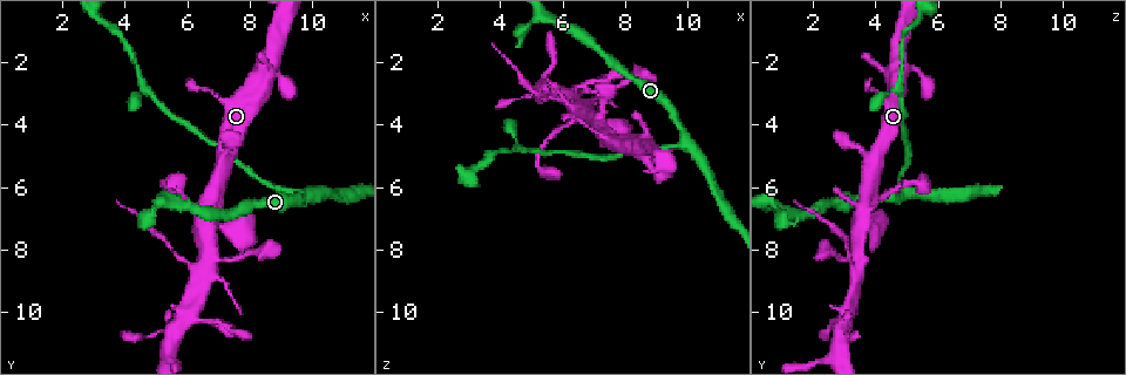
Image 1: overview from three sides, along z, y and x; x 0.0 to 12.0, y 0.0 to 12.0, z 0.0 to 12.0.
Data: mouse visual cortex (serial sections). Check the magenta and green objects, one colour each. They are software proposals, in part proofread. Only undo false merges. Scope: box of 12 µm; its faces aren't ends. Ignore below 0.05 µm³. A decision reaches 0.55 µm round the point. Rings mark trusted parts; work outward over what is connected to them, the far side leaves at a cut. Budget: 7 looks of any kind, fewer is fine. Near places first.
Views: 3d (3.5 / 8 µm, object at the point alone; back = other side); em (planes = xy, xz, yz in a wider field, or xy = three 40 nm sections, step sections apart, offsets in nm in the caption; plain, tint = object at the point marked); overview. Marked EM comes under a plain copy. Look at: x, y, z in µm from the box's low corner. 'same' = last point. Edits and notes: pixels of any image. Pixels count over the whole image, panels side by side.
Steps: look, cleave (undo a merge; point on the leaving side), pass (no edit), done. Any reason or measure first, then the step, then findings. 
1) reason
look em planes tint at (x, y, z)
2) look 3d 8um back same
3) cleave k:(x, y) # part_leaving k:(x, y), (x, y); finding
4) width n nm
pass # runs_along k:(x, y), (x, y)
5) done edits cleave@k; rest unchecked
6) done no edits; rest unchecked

arms part here
look 3d 8um at (9.9, 6.2, 4.5)

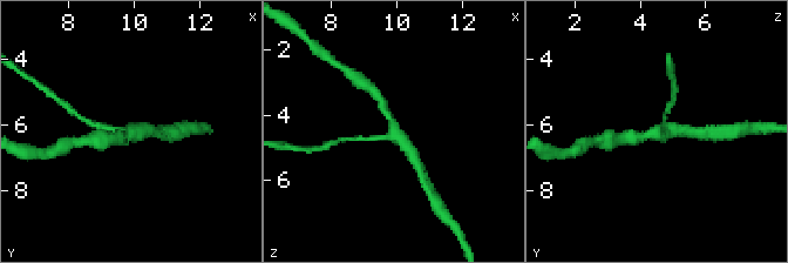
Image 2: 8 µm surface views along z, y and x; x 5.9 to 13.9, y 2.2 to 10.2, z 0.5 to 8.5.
arms 3; arm_widths 150, 250, 400 nm
look em xy step 1 tint at (9.9, 6.2, 4.5)

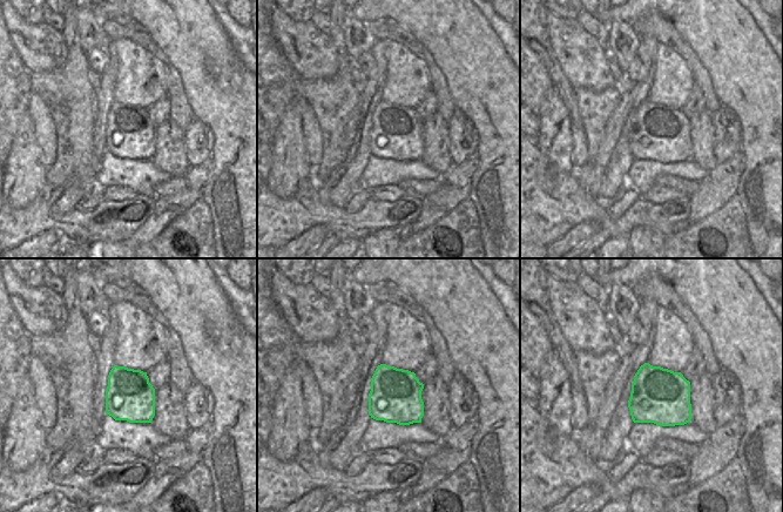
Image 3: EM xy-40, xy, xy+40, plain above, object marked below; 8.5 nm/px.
pass # all the same cell

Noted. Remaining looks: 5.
arms part here
look 3d 3.5um at (8.9, 1.3, 4.9)

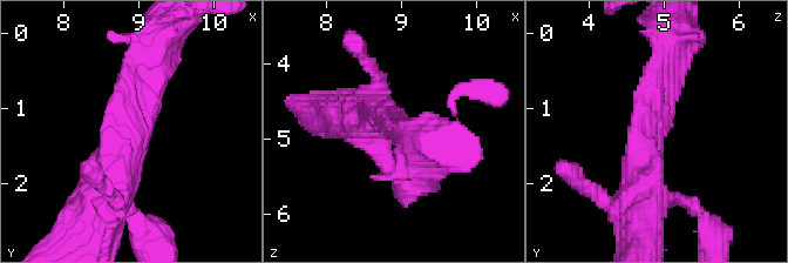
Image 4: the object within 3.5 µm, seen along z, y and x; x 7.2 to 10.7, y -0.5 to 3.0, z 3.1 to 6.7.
now the EM
look em xy step 3 tint at (8.90, 1.25, 4.80)

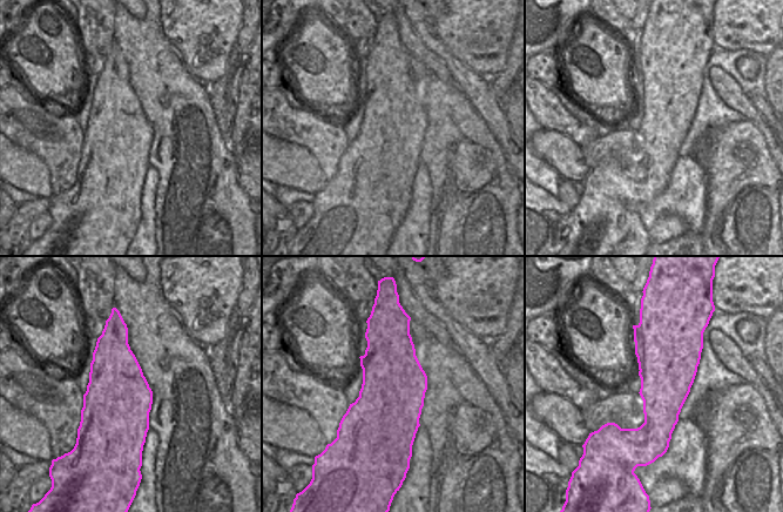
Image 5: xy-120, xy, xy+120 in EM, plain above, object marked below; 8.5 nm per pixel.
pass # runs_along 4:(102, 201), (145, 110), (153, 60); all the same cell

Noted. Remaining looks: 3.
sharp bend
look 3d 8um at (4.7, 2.8, 4.8)

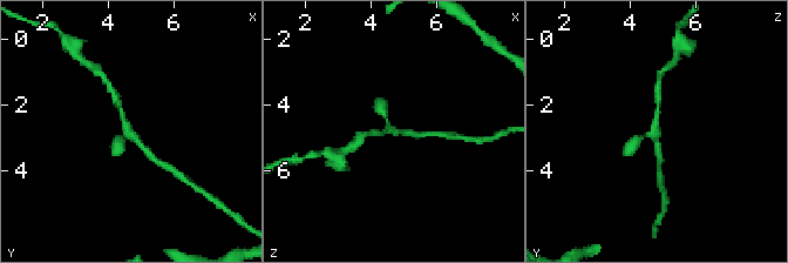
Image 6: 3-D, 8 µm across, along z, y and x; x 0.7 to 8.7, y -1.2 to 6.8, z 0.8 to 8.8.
need the tissue
look em planes tint at (4.7, 2.9, 4.8)

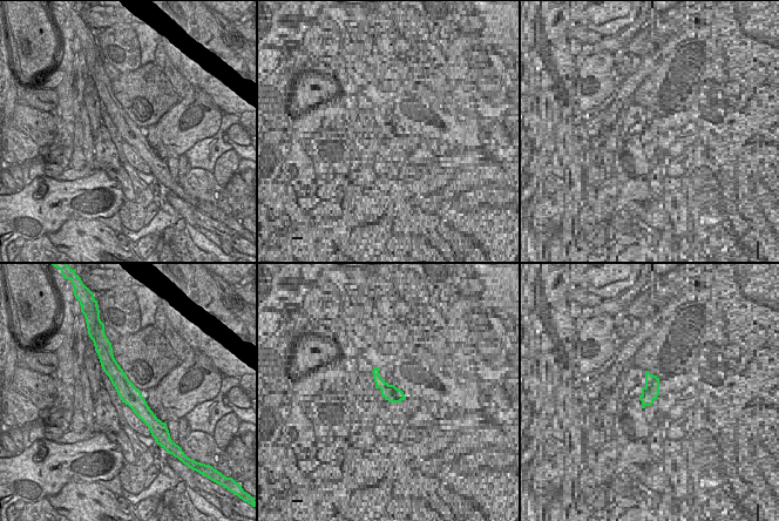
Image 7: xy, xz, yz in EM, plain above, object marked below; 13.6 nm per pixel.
pass # one cell here

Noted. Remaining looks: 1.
done no edits; rest unchecked

